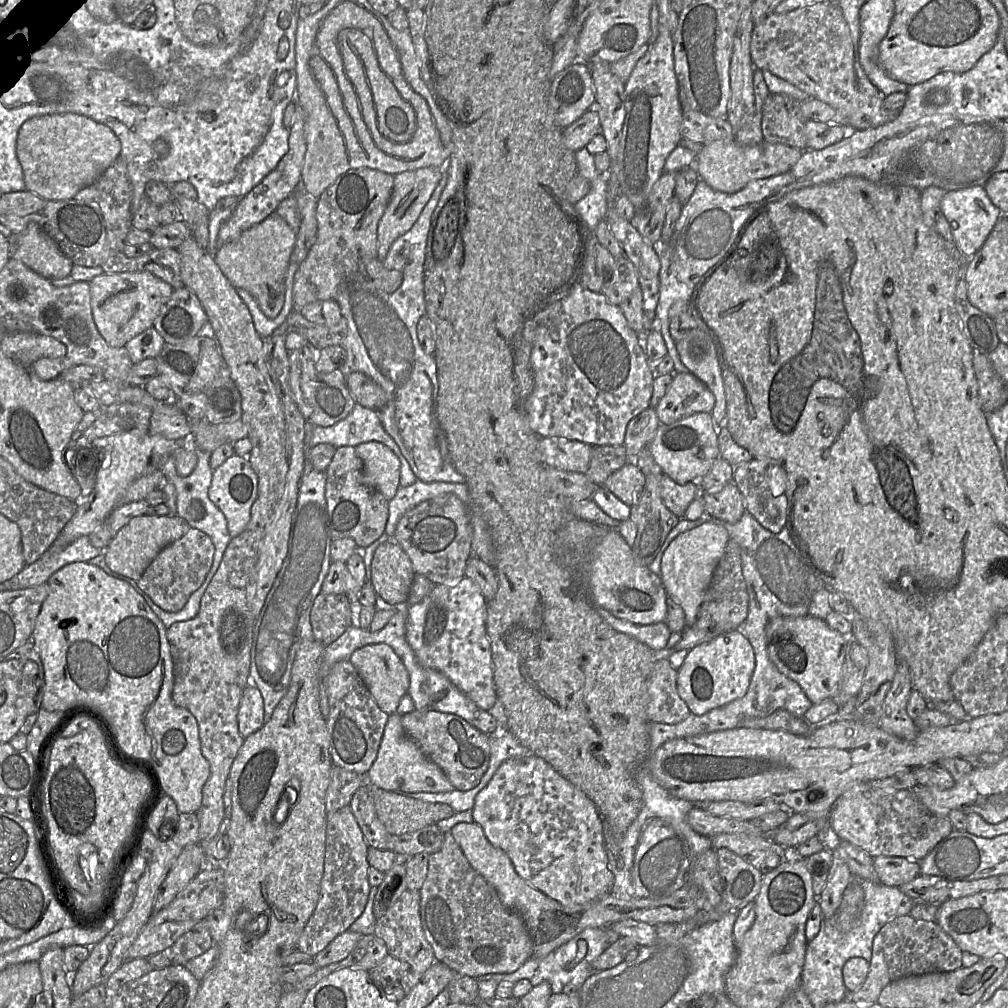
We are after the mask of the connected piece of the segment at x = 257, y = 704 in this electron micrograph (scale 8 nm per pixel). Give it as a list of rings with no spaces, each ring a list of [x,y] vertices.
[[[253,685],[244,690],[237,714],[239,733],[243,738],[258,731],[264,723],[264,702],[261,692]]]

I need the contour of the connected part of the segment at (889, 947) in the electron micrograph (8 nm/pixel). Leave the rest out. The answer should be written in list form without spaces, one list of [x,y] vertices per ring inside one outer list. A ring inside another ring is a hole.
[[[910,915],[900,916],[884,925],[873,940],[870,968],[863,985],[847,994],[847,999],[859,1005],[871,1005],[878,1001],[881,991],[891,982],[907,976],[937,972],[952,972],[962,967],[963,951],[942,928],[933,921],[917,920]]]

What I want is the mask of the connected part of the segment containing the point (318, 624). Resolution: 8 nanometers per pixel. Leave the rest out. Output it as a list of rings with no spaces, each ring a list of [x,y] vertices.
[[[320,592],[314,600],[310,620],[315,640],[325,647],[330,645],[353,625],[347,594]]]

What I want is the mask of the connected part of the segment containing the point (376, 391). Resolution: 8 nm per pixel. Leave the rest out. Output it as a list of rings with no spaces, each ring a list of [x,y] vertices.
[[[362,372],[349,374],[346,385],[357,403],[372,410],[379,410],[390,401],[389,394]]]

